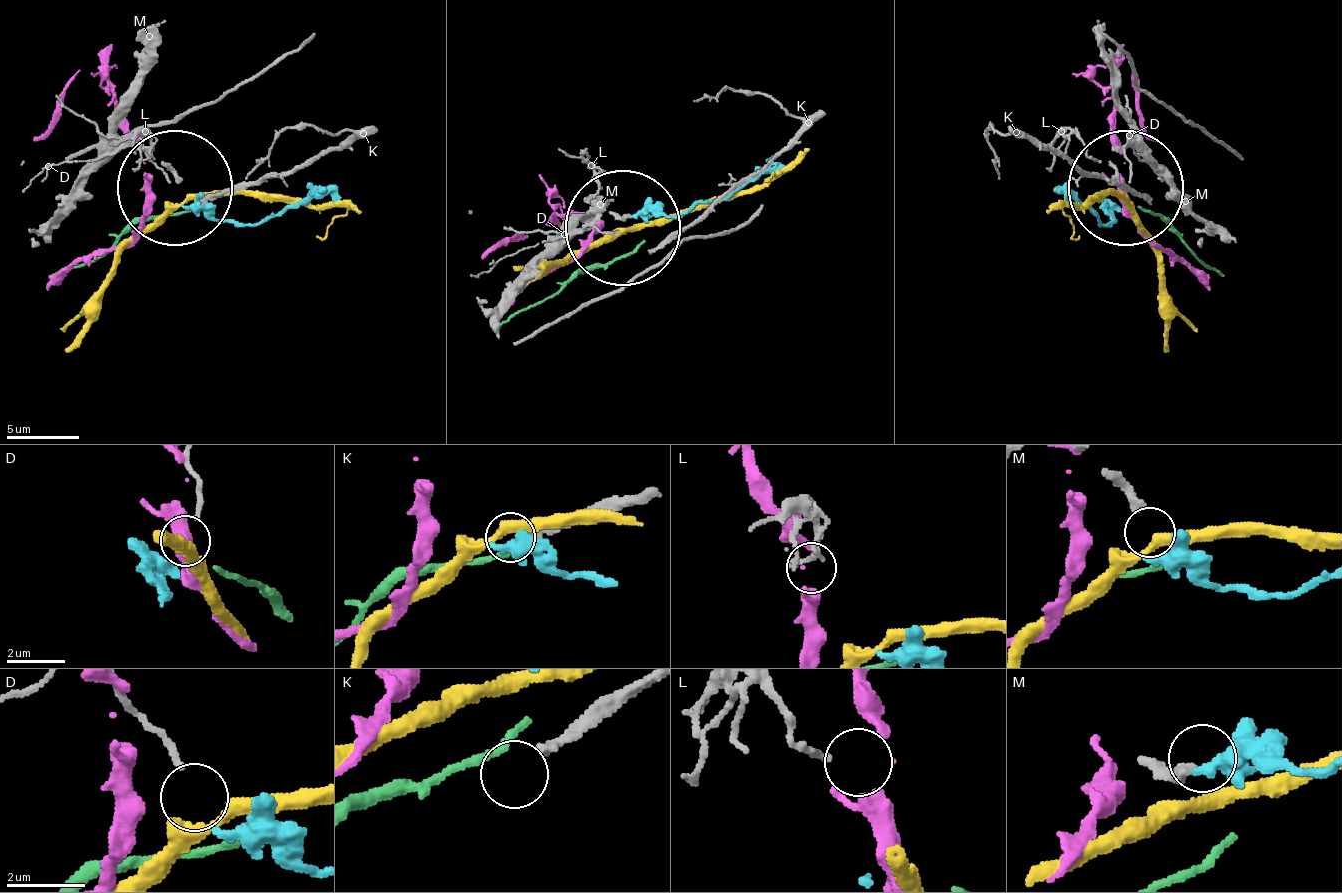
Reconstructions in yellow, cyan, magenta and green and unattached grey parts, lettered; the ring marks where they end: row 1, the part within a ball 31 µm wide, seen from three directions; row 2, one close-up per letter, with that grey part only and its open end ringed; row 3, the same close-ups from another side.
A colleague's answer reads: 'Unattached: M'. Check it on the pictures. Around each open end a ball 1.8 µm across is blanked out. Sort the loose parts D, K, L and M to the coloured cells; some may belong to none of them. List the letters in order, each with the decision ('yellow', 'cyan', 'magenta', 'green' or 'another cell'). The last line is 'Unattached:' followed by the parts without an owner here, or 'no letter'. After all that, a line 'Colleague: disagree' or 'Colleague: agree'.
D: yellow
K: another cell
L: magenta
M: cyan
Unattached: K
Colleague: disagree

